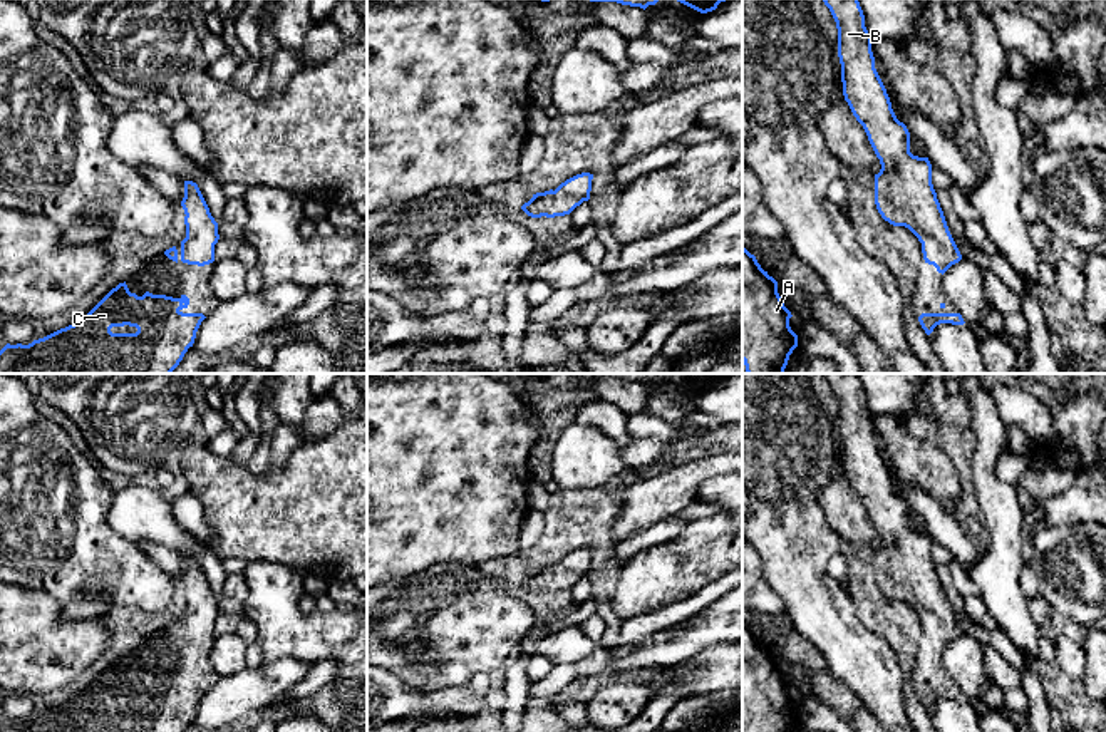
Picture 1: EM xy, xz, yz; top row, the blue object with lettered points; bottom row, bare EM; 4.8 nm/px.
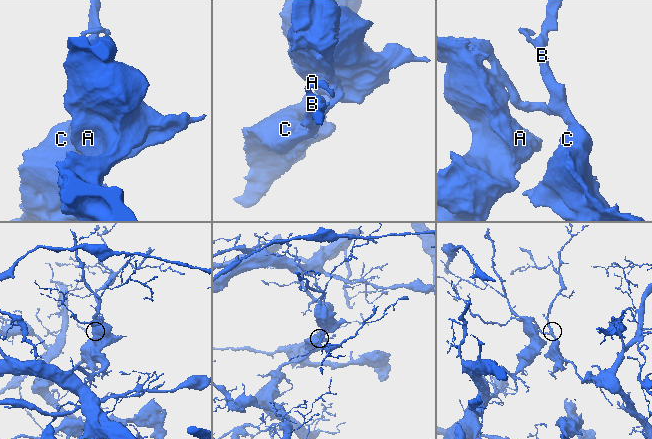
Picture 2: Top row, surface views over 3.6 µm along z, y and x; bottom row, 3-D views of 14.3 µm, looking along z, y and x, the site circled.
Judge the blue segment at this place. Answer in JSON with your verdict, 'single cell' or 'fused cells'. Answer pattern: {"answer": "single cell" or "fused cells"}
{"answer": "fused cells"}

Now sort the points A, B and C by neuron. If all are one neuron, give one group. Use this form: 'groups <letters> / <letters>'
groups A B / C

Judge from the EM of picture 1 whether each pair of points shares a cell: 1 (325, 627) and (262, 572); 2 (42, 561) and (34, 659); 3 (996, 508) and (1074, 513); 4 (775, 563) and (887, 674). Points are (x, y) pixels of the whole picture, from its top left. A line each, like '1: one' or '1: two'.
1: one
2: two
3: two
4: one

